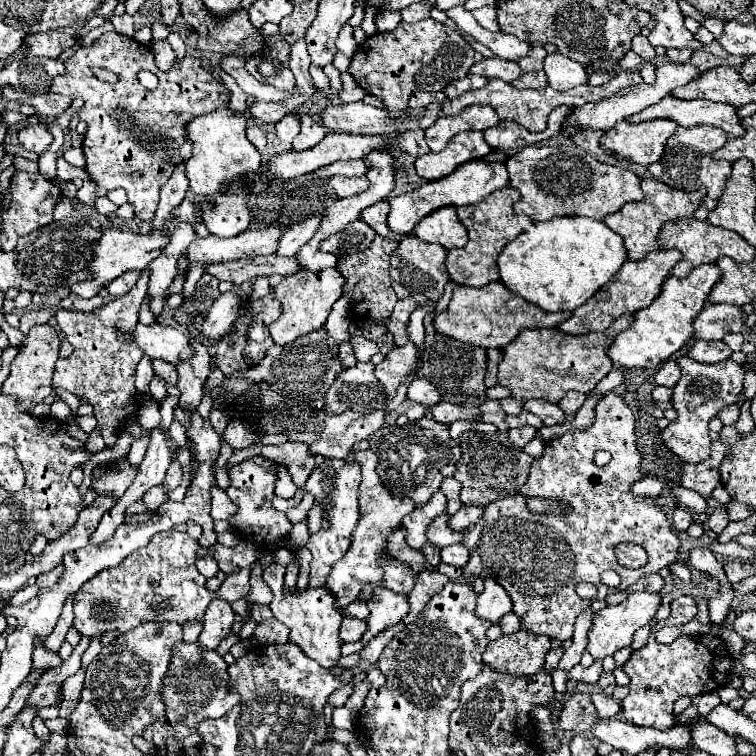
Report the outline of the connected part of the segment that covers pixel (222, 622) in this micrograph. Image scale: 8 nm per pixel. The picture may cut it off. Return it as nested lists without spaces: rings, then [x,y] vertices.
[[[212,599],[210,607],[206,609],[204,629],[198,637],[198,641],[204,643],[204,647],[216,649],[220,645],[220,641],[226,635],[230,635],[232,623],[234,623],[234,611],[230,609],[230,603],[220,601],[220,599]]]

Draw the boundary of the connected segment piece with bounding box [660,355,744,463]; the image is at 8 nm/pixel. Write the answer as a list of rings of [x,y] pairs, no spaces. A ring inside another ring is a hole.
[[[682,355],[676,359],[680,365],[680,381],[672,389],[672,407],[676,411],[676,419],[682,427],[676,427],[676,419],[668,423],[666,429],[660,431],[660,439],[666,445],[666,449],[676,455],[682,463],[700,463],[710,453],[710,439],[708,439],[708,421],[718,415],[726,405],[738,401],[738,395],[742,393],[742,381],[744,381],[744,369],[742,365],[734,363],[732,359],[726,359],[722,363],[704,365],[694,361],[688,355]]]

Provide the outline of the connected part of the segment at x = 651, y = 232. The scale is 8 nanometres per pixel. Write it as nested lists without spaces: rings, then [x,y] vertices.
[[[642,179],[642,189],[644,189],[644,195],[646,195],[644,201],[626,203],[618,213],[612,213],[604,219],[604,223],[624,239],[624,245],[628,249],[628,259],[634,259],[634,261],[642,259],[650,251],[660,251],[660,247],[656,243],[656,235],[658,235],[660,227],[666,221],[692,217],[694,211],[700,207],[704,195],[706,195],[704,187],[698,189],[698,191],[686,193],[686,191],[680,191],[680,189],[672,189],[666,183],[656,181],[656,179]]]

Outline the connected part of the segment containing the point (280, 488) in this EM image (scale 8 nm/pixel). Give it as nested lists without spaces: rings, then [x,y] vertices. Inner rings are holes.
[[[274,463],[276,467],[276,487],[274,487],[274,495],[282,497],[282,499],[292,499],[296,493],[296,485],[292,483],[292,477],[288,475],[286,463]]]

